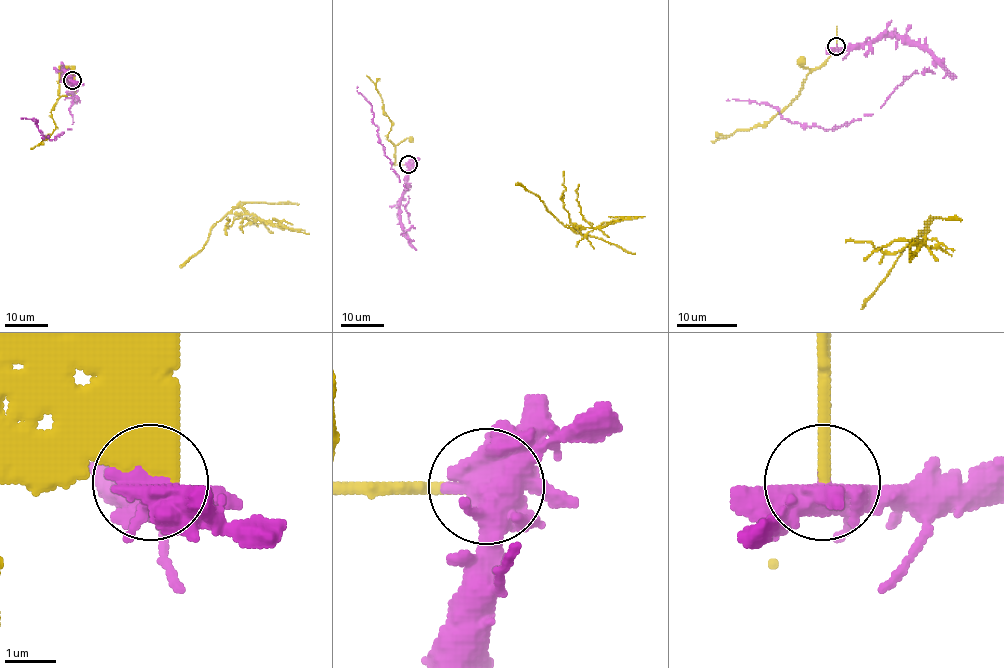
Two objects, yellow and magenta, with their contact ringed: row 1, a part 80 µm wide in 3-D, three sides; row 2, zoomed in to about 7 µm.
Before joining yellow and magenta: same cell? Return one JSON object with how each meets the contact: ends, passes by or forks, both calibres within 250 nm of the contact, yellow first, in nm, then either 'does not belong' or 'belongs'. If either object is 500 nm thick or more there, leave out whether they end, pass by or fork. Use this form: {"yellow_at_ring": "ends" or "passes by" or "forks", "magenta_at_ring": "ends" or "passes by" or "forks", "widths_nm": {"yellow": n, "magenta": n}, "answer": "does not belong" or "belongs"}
{"widths_nm": {"yellow": 500, "magenta": 500}, "answer": "does not belong"}

